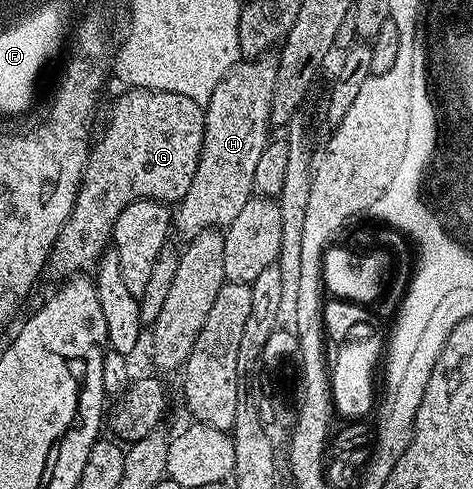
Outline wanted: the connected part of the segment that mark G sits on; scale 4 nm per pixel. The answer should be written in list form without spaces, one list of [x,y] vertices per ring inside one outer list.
[[[144,87],[124,92],[111,107],[111,116],[107,119],[103,136],[94,140],[83,170],[83,184],[75,195],[73,209],[47,258],[46,274],[51,274],[58,281],[90,272],[98,264],[103,252],[108,250],[113,225],[117,217],[121,217],[121,209],[125,209],[125,205],[138,199],[175,205],[185,197],[185,193],[189,193],[189,185],[193,185],[193,173],[197,173],[197,161],[205,141],[204,104],[181,97],[181,93],[150,91]]]

